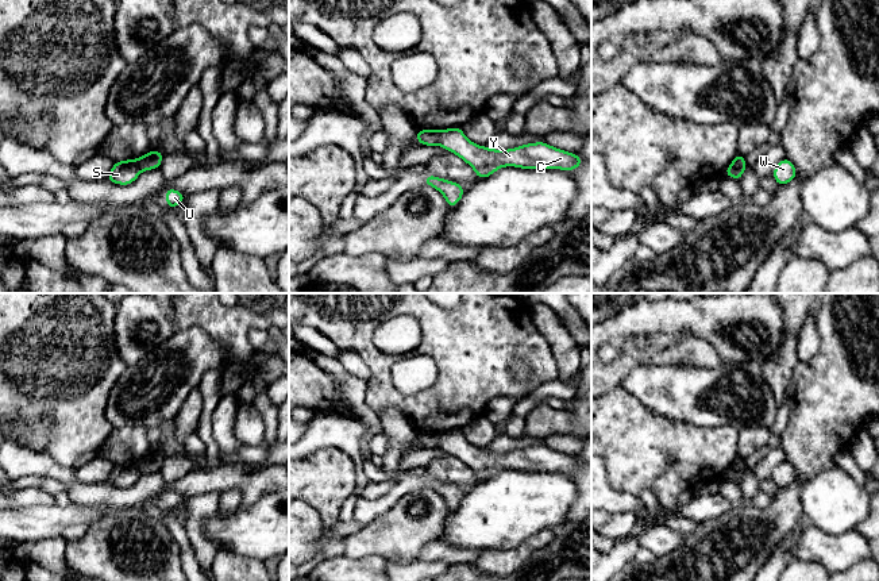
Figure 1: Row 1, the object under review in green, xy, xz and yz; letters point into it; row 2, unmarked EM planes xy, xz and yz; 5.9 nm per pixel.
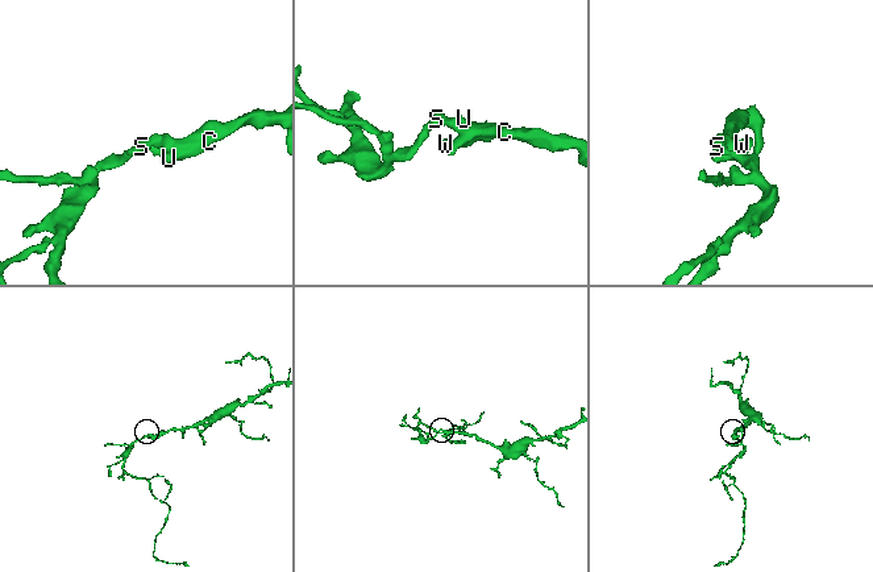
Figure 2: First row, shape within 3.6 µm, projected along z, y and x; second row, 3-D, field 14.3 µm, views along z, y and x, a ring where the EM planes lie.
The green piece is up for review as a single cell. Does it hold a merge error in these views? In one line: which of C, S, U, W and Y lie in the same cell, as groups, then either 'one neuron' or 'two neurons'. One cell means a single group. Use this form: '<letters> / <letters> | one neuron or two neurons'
C U W Y / S | two neurons

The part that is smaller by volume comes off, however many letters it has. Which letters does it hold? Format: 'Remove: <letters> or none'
Remove: S

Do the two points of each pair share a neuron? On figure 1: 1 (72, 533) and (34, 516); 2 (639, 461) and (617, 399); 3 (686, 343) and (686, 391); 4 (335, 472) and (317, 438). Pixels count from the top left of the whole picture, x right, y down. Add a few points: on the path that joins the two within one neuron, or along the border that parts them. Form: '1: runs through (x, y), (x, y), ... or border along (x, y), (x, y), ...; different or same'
1: border along (87, 524), (69, 524), (60, 534); different
2: runs through (637, 446), (620, 428), (620, 414); same
3: border along (654, 365), (718, 365); different
4: border along (303, 457), (317, 450), (338, 447), (354, 460); different

